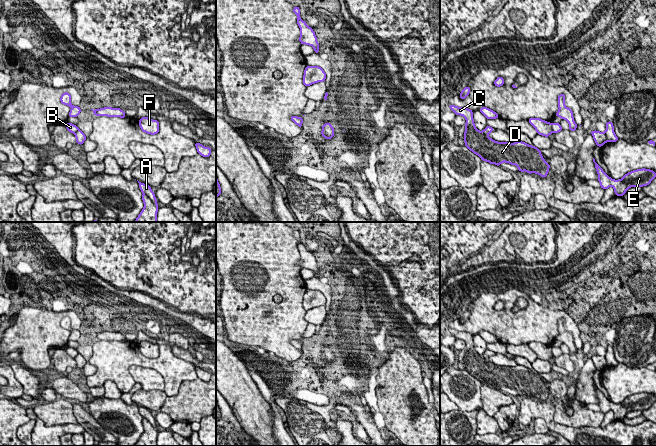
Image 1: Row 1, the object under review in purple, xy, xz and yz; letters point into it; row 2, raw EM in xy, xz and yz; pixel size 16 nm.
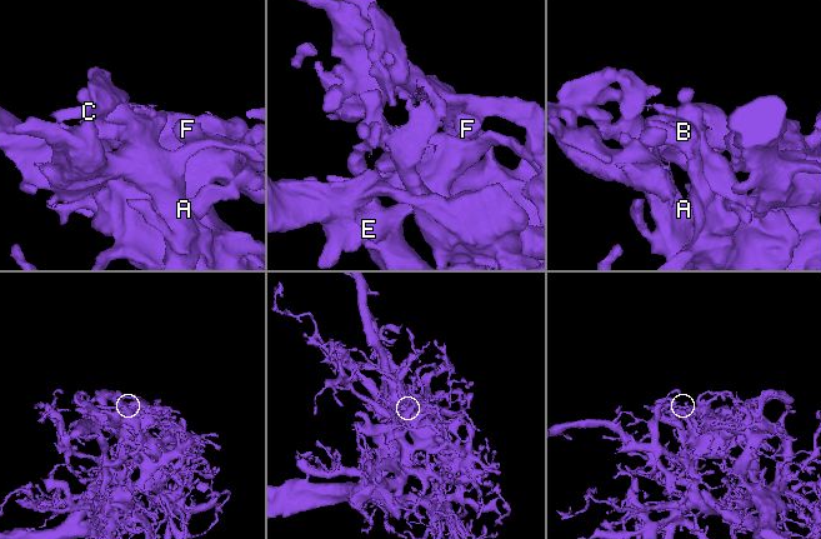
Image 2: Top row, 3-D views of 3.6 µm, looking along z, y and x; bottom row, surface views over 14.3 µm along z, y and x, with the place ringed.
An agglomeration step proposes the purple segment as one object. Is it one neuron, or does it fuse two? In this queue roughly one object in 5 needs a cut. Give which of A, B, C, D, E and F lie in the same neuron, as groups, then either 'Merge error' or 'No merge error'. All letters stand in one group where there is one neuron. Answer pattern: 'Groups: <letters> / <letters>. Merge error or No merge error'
Groups: A B / C D E F. Merge error

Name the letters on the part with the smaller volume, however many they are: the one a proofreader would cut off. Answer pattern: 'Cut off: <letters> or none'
Cut off: A, B

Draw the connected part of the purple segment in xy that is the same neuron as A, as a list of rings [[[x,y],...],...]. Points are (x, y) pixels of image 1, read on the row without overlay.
[[[138,405],[138,407],[139,407],[139,412],[140,412],[141,416],[144,417],[145,419],[148,419],[150,421],[150,423],[152,424],[152,426],[156,430],[158,430],[157,423],[155,421],[154,416],[151,414],[151,411],[149,409],[141,407],[139,405]]]

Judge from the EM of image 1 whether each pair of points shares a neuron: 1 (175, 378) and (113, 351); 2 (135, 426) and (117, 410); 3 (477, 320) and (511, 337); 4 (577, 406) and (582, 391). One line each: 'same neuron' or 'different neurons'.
1: same neuron
2: same neuron
3: same neuron
4: different neurons

